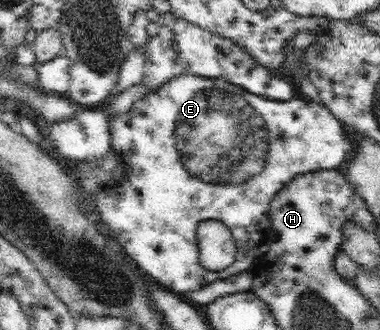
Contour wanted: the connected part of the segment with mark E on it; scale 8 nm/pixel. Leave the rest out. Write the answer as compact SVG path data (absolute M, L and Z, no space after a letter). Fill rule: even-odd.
M192 74L179 75L176 78L161 84L157 90L150 91L141 99L137 100L126 113L121 113L109 119L109 129L111 134L110 150L99 159L89 161L78 161L76 166L76 176L83 193L89 194L90 200L95 202L98 219L107 225L111 230L118 246L128 256L138 268L142 268L150 279L158 284L166 286L166 289L174 290L174 293L181 296L194 293L211 286L218 280L232 278L238 272L252 270L254 260L258 257L265 245L266 232L270 227L270 204L274 196L296 176L306 174L306 172L316 172L318 170L336 169L342 162L350 160L354 154L354 139L350 129L338 120L330 109L323 103L316 101L294 100L272 100L265 96L260 96L247 90L241 89L238 85L230 84L226 80L218 77L204 77ZM203 220L221 220L232 233L237 246L237 256L231 266L225 270L214 272L202 267L199 261L199 250L197 243L197 226Z

